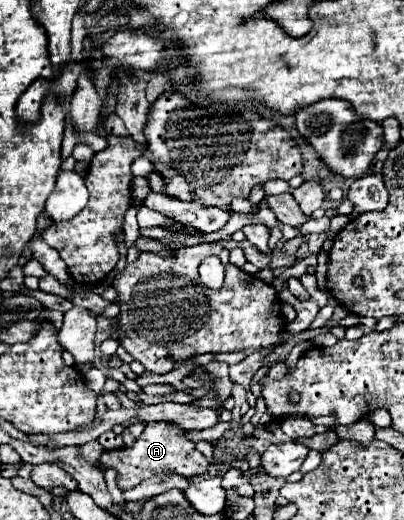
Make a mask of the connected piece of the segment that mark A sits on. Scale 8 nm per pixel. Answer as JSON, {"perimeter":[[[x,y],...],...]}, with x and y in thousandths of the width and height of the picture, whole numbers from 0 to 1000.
{"perimeter":[[[366,812],[361,827],[337,842],[327,858],[302,858],[292,865],[257,865],[252,881],[243,885],[248,904],[282,900],[287,904],[287,927],[297,942],[322,942],[342,935],[351,923],[366,923],[376,915],[401,915],[411,923],[426,912],[446,912],[455,919],[500,915],[515,908],[515,885],[505,873],[495,873],[475,846],[460,842],[460,827],[450,819],[426,812]]]}

